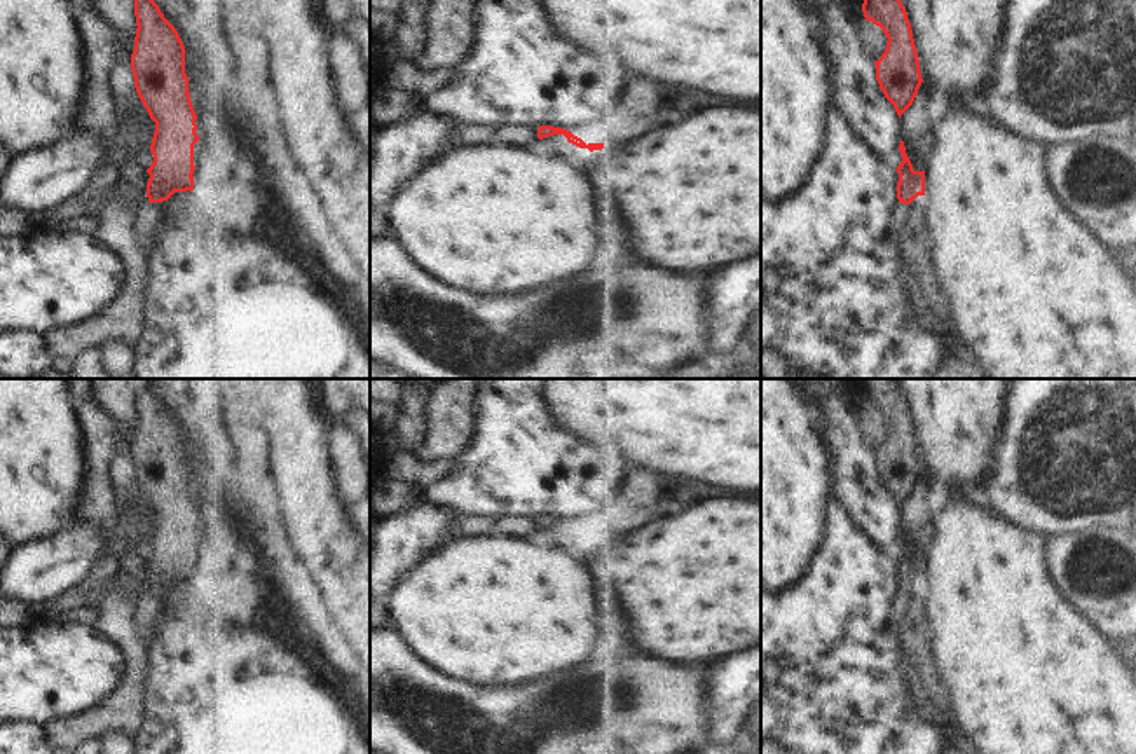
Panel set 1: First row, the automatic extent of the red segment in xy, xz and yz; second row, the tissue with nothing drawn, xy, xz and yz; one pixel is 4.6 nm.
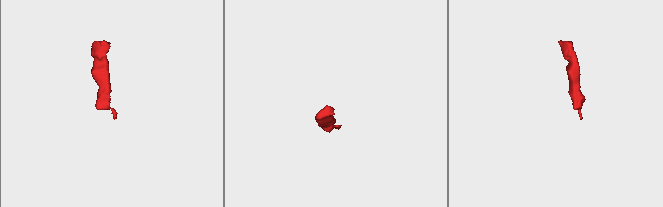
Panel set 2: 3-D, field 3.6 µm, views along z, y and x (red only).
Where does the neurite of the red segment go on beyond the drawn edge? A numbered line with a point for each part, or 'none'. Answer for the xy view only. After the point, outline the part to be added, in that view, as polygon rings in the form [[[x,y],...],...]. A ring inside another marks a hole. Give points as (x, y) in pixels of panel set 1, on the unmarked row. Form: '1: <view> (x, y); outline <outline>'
1: xy (149, 606); outline [[[143,593],[138,597],[131,621],[134,635],[143,644],[147,644],[154,637],[161,613],[162,613],[162,599],[157,593]]]

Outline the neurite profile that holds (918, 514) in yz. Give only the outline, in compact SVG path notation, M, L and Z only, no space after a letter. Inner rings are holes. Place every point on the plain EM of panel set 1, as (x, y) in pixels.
M921 473L913 496L900 506L900 531L914 562L925 562L928 531L949 499L941 482L927 480Z

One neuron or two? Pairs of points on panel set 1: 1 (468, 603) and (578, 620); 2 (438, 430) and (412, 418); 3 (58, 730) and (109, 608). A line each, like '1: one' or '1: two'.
1: one
2: two
3: one

